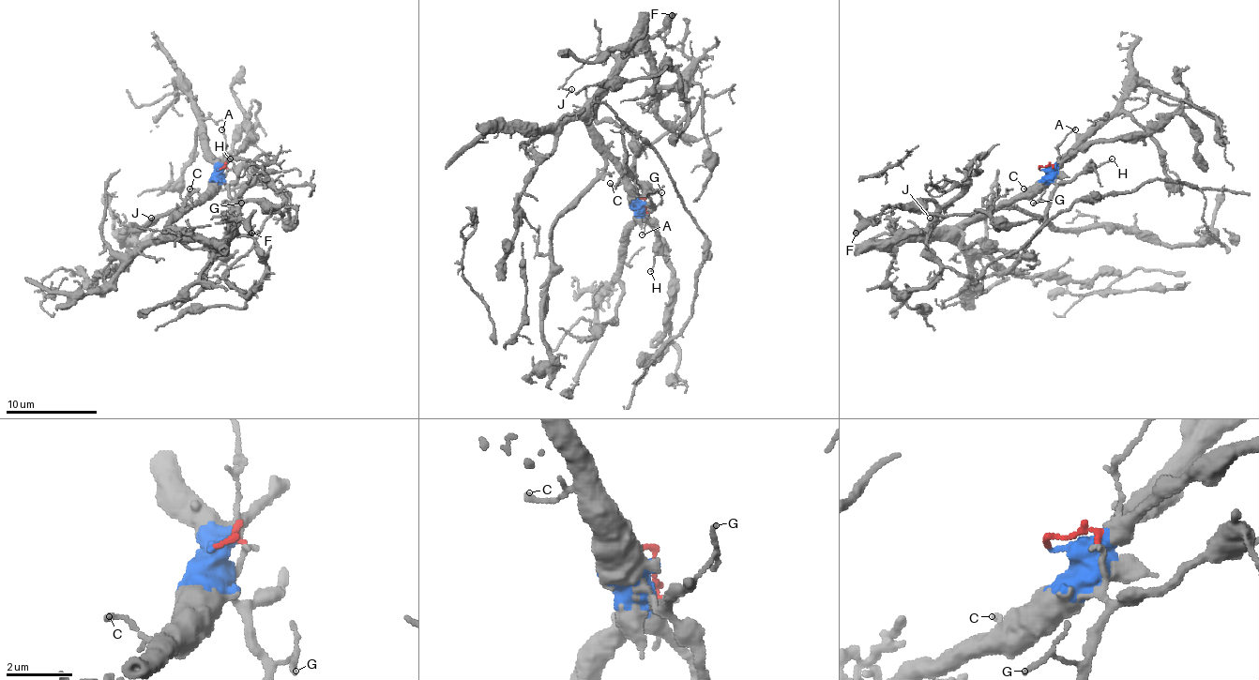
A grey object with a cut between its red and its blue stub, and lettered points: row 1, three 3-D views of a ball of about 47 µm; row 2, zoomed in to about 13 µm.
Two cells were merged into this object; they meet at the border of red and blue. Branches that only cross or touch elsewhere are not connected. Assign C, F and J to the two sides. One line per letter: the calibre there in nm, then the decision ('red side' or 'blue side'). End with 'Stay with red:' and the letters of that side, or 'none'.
C: 140 nm thick; blue side
F: 480 nm thick; blue side
J: 110 nm thick; blue side
Stay with red: none

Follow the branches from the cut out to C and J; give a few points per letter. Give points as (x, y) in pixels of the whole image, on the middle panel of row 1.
C: (637, 199), (637, 205), (623, 187), (610, 183)
J: (637, 199), (639, 205), (591, 124), (596, 92), (610, 78), (616, 60), (591, 55), (562, 87), (571, 89)

